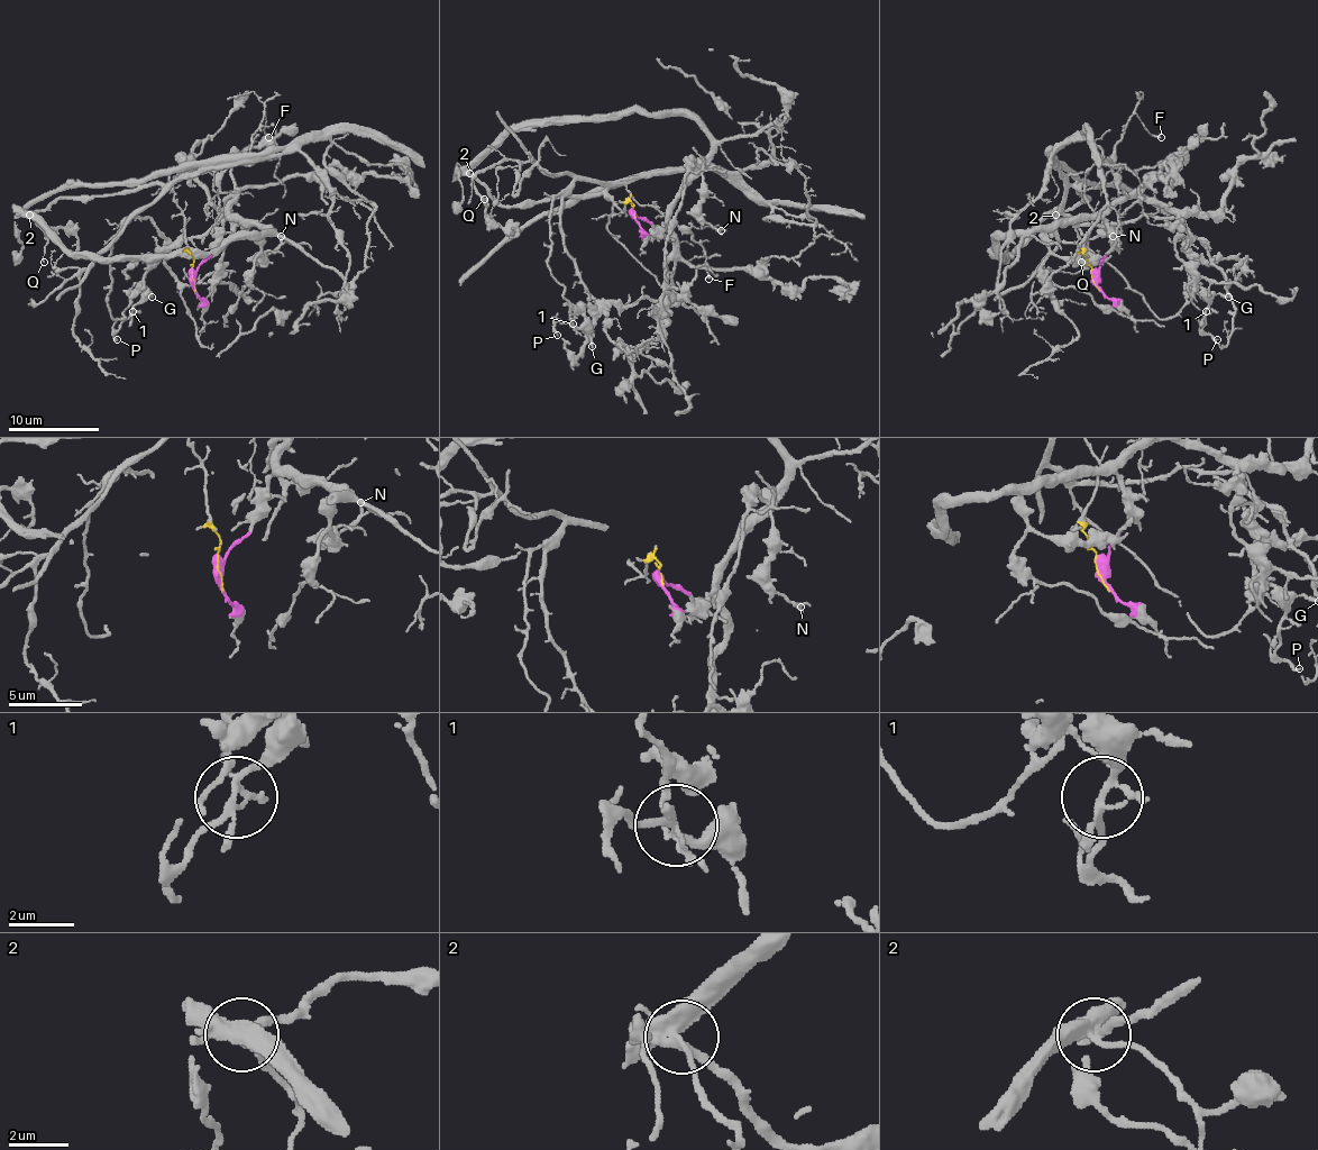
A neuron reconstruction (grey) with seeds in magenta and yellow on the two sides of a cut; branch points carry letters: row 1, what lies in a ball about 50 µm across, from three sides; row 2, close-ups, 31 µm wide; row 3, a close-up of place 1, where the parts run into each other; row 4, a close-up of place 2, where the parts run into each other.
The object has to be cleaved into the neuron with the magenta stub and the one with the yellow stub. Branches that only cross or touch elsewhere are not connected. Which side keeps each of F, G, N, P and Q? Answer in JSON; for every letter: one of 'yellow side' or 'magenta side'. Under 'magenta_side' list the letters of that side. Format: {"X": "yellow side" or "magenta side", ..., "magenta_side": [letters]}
{"F": "yellow side", "G": "magenta side", "N": "magenta side", "P": "magenta side", "Q": "magenta side", "magenta_side": ["G", "N", "P", "Q"]}

